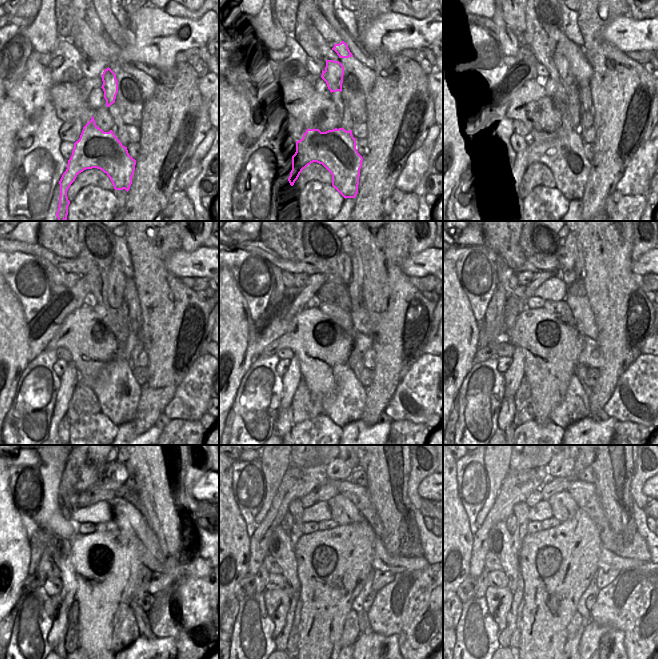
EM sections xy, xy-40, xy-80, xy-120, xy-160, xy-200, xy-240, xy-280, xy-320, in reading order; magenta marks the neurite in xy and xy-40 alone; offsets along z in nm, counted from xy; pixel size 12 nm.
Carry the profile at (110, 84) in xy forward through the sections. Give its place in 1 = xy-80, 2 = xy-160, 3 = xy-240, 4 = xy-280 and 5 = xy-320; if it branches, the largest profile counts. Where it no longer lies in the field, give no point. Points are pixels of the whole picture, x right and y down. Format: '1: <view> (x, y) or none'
1: xy-80 (560, 68)
2: xy-160 (343, 261)
3: xy-240 (116, 471)
4: xy-280 (337, 469)
5: xy-320 (561, 465)

